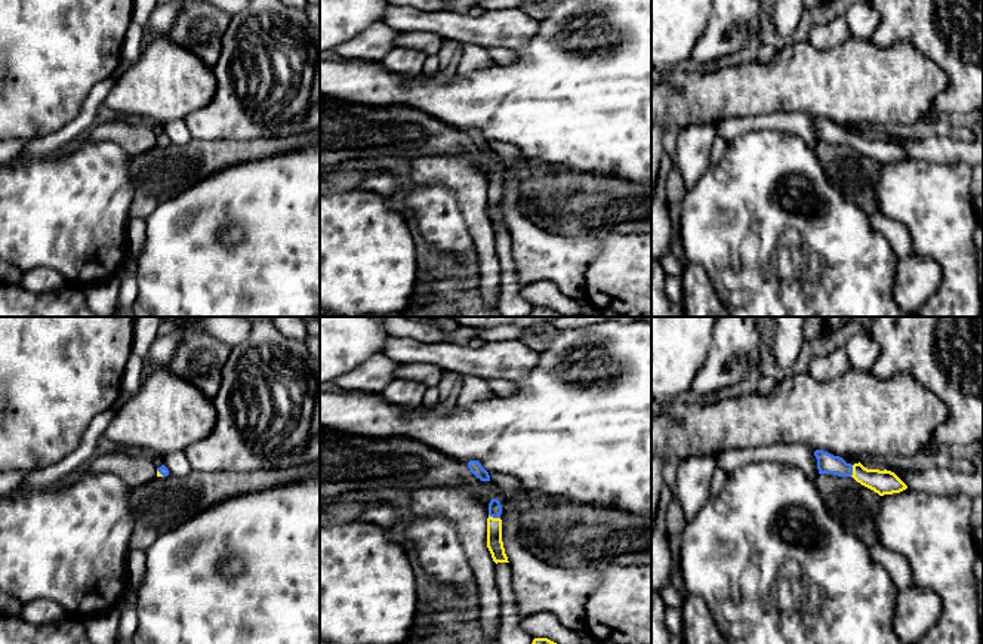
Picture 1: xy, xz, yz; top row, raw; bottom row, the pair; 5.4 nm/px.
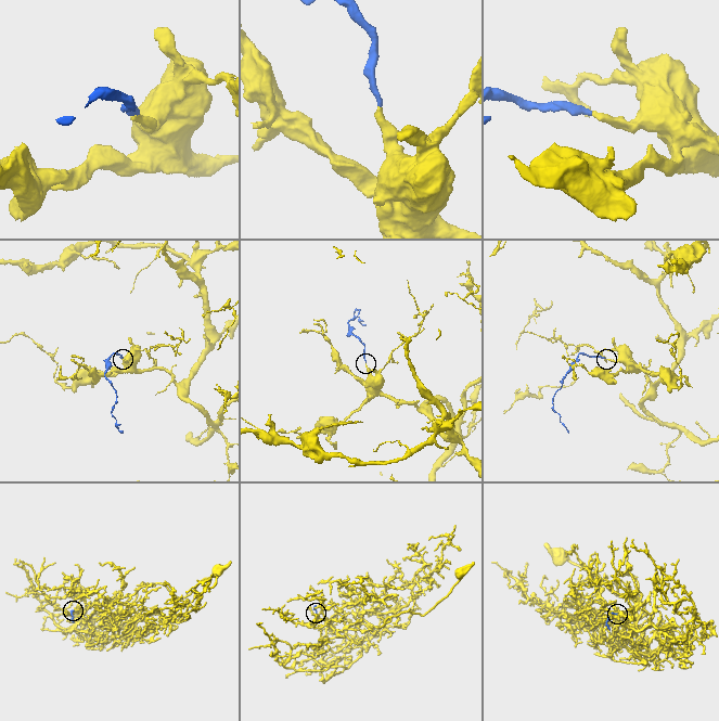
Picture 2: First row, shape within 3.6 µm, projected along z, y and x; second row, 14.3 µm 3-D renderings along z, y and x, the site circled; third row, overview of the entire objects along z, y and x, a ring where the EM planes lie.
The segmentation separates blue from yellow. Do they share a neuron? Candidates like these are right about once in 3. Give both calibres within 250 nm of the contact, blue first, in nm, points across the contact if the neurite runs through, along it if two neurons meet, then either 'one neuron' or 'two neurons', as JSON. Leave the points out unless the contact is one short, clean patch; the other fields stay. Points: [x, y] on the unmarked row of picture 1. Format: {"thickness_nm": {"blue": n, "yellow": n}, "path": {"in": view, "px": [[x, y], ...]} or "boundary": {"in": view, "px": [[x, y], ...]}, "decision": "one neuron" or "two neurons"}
{"thickness_nm": {"blue": 80, "yellow": 90}, "path": {"in": "xz", "px": [[495, 176], [495, 185], [495, 212]]}, "decision": "one neuron"}

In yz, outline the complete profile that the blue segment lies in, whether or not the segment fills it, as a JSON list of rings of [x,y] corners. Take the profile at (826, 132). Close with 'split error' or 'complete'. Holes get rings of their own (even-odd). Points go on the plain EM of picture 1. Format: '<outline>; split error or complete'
[[[816,118],[819,142],[833,142],[838,145],[853,145],[862,154],[873,158],[879,164],[900,161],[907,154],[891,139],[868,138],[860,130],[847,132],[842,126],[823,118]]]; split error

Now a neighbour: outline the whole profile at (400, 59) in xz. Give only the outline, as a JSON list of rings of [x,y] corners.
[[[394,47],[380,64],[398,74],[420,76],[425,58],[419,49]]]

